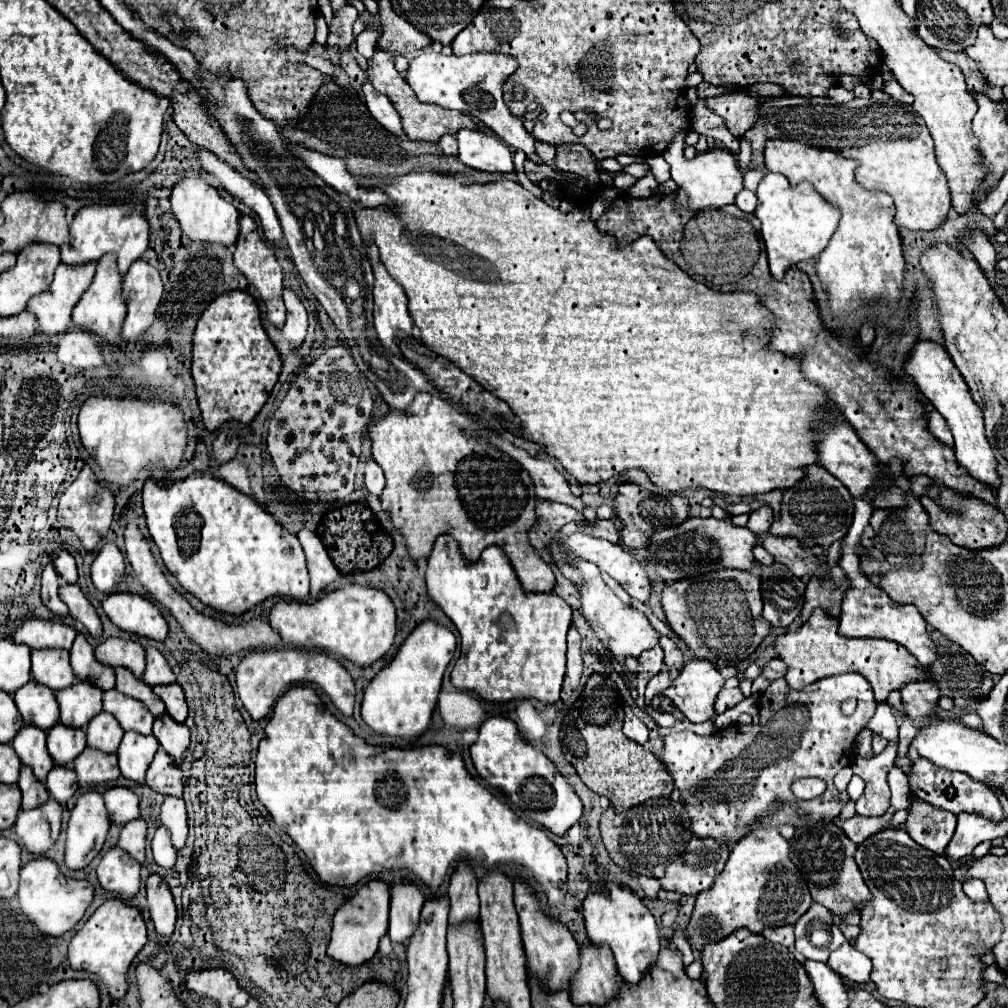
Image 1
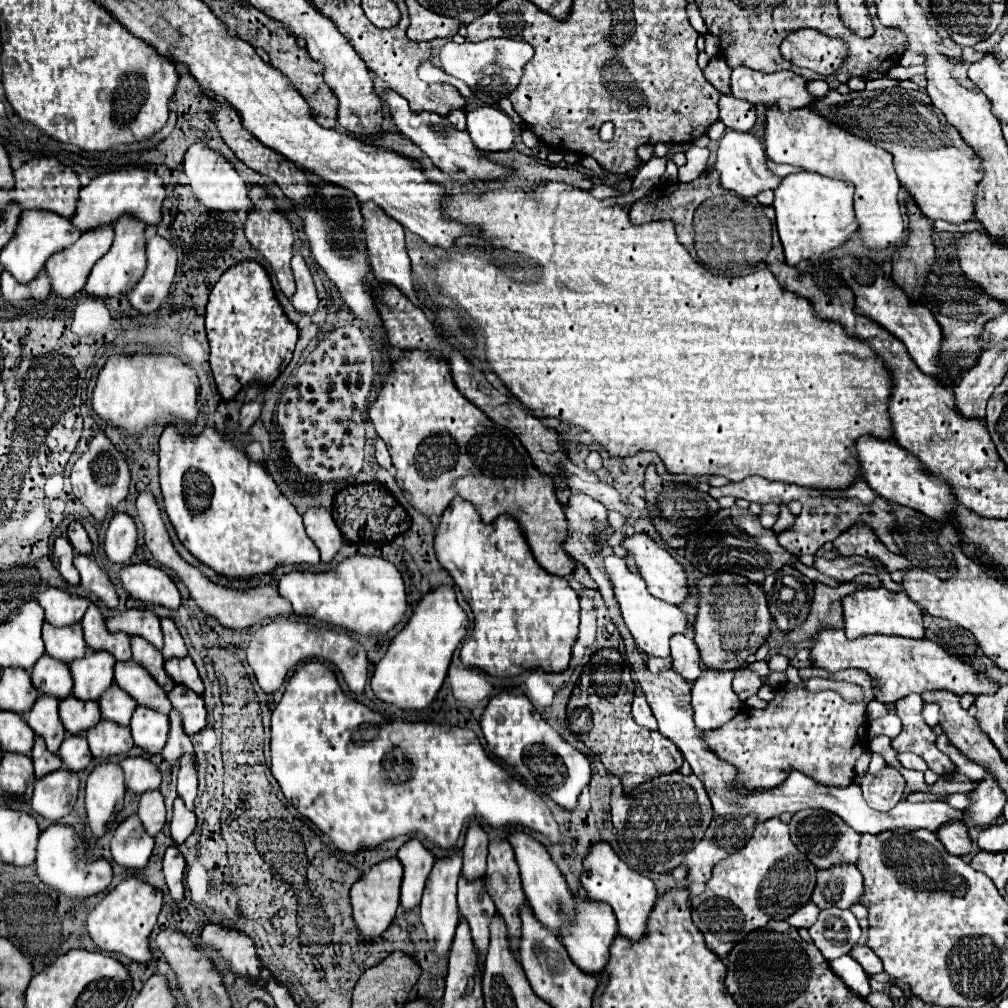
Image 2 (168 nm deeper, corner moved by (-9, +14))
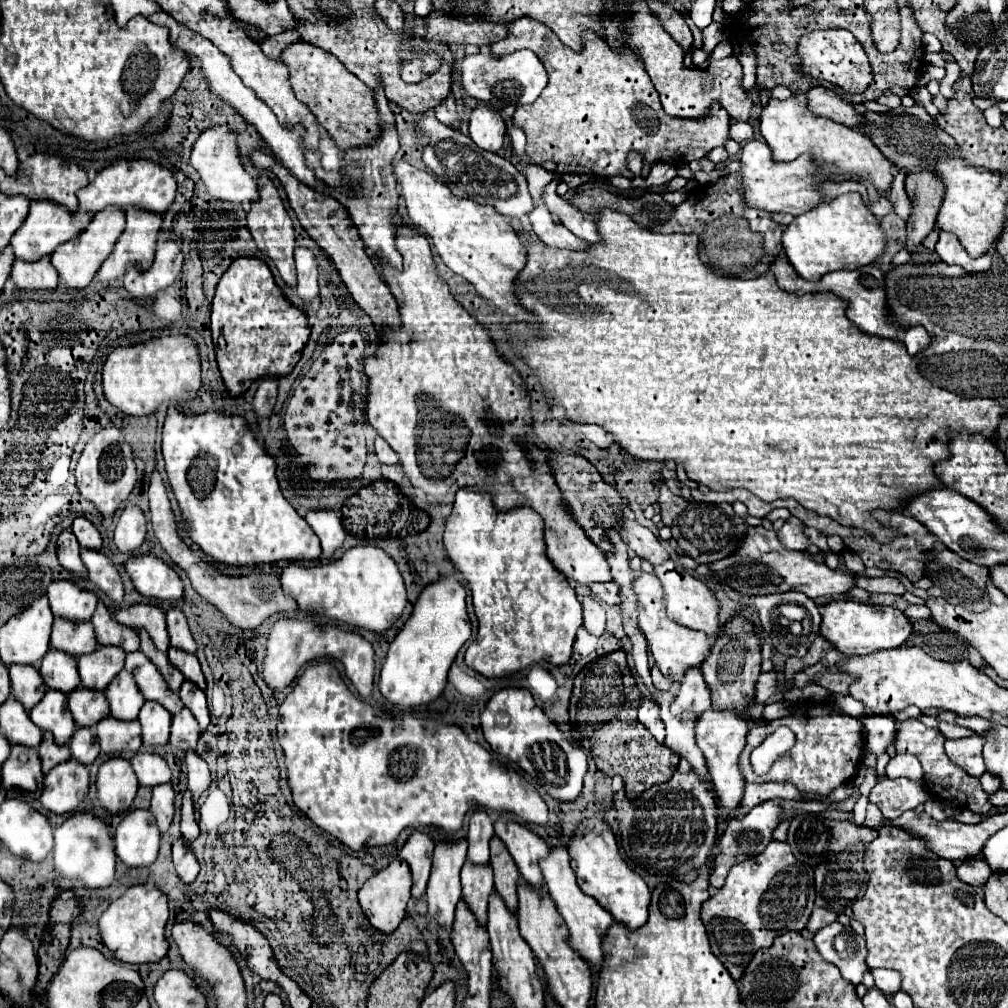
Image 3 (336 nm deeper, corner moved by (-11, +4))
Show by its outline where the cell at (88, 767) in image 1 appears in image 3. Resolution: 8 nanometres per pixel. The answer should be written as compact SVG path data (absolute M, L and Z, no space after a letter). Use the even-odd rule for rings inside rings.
M111 716L103 718L97 724L97 738L101 752L107 756L123 754L123 752L137 752L141 748L141 730L139 722L119 722Z

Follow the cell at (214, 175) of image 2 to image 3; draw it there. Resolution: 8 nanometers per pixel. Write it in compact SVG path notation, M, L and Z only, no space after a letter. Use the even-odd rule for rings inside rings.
M213 126L205 130L191 150L189 164L201 176L205 190L211 198L221 200L221 202L231 202L231 204L253 204L257 200L257 184L243 170L237 144L235 144L235 136L227 130L227 126Z

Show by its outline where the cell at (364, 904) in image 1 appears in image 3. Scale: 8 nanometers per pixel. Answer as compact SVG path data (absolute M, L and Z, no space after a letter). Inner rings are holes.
M393 860L387 868L373 874L359 890L359 904L363 908L363 914L367 916L371 926L383 934L391 934L405 918L405 906L409 898L411 898L411 872L403 860Z

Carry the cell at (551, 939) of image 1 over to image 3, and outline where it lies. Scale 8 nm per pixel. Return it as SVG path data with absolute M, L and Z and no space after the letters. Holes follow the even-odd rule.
M505 818L497 820L495 834L505 842L523 880L533 888L543 888L545 884L543 884L539 860L547 858L551 848L533 830L513 820L505 820Z

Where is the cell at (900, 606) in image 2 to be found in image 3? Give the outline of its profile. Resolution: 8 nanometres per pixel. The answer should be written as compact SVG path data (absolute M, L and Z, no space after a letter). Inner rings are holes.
M833 600L825 606L821 634L829 642L833 642L833 646L845 656L857 656L857 654L863 656L875 650L903 646L913 634L913 624L895 606L875 606L857 600Z

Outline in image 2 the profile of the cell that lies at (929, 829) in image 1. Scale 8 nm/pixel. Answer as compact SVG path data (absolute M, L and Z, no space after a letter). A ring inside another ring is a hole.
M945 824L941 826L941 830L937 830L937 838L945 844L947 852L953 852L953 856L973 854L973 844L965 824Z

